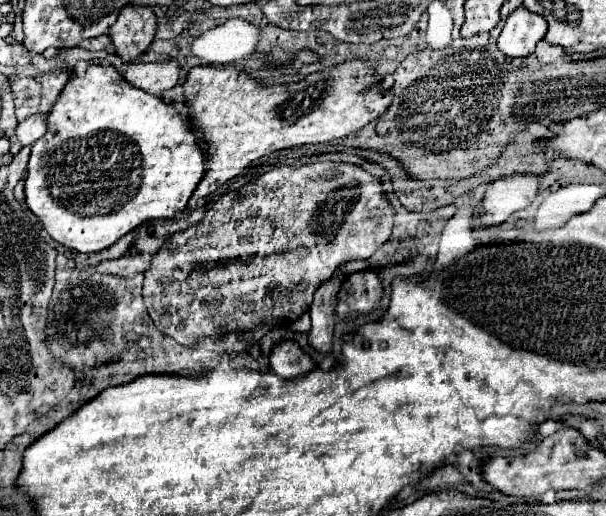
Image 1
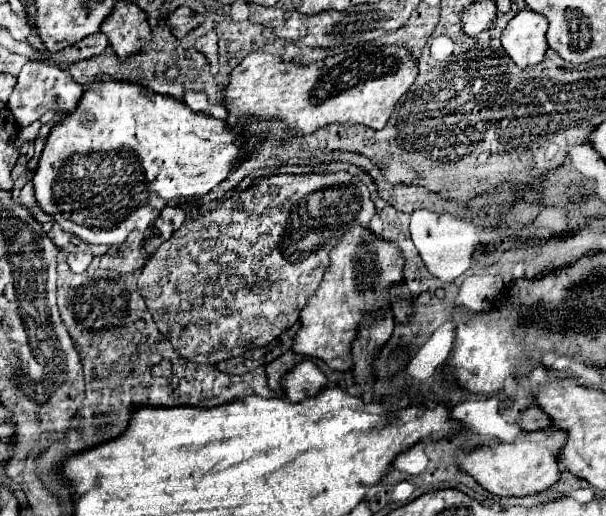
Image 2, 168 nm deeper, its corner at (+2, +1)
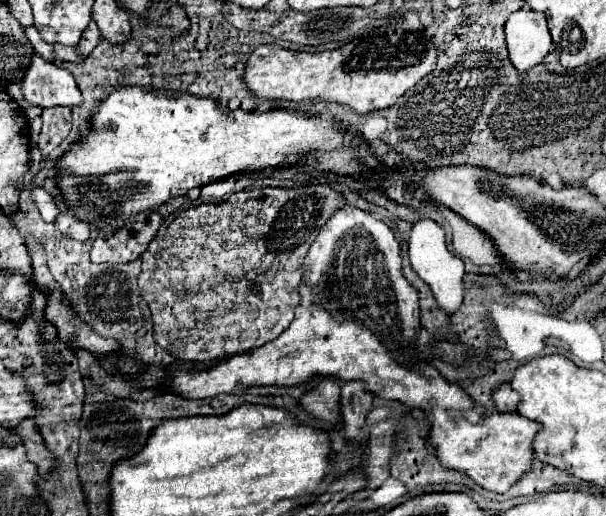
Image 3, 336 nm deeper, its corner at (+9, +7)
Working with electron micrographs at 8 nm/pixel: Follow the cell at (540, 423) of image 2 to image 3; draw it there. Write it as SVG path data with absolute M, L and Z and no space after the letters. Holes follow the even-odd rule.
M502 383L502 385L494 391L492 399L494 399L494 407L496 407L498 411L506 411L506 413L516 411L516 405L518 405L518 401L520 401L518 393L510 387L510 383Z

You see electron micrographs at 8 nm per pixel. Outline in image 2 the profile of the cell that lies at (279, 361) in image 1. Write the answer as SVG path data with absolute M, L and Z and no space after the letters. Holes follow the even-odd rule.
M301 361L291 371L283 375L283 389L291 403L299 403L307 397L313 397L325 387L325 375L313 361Z

